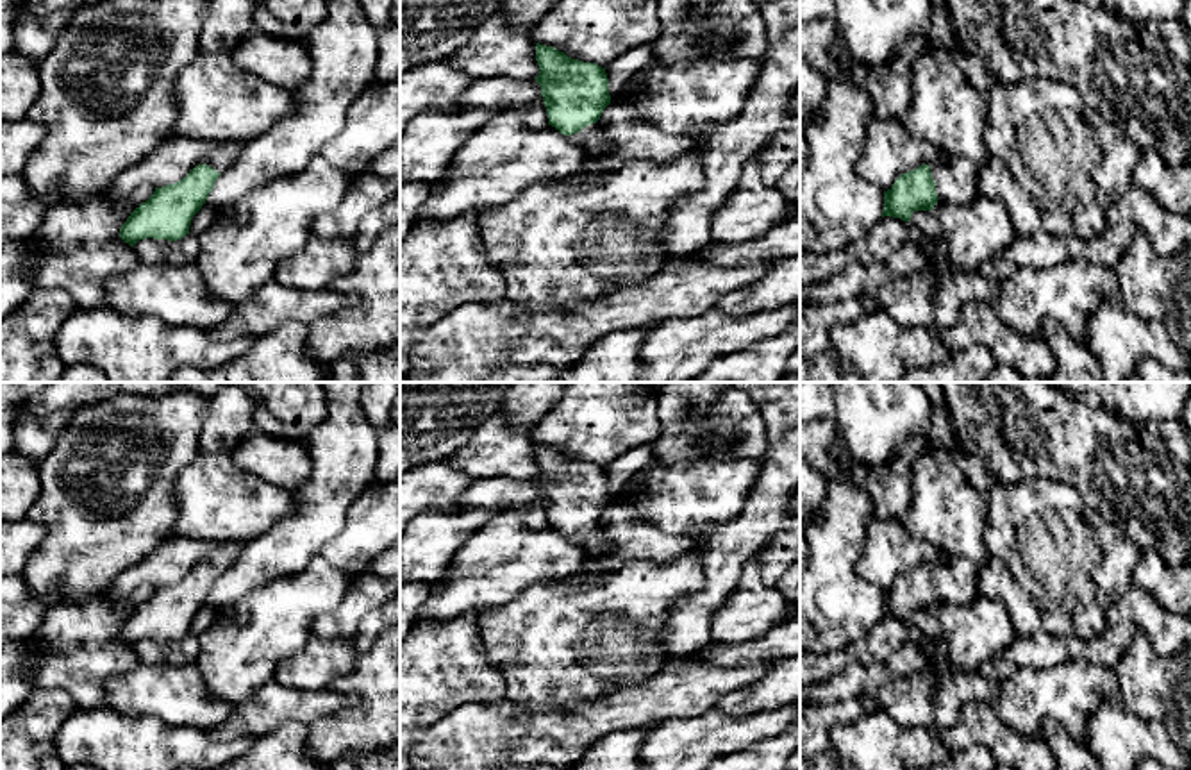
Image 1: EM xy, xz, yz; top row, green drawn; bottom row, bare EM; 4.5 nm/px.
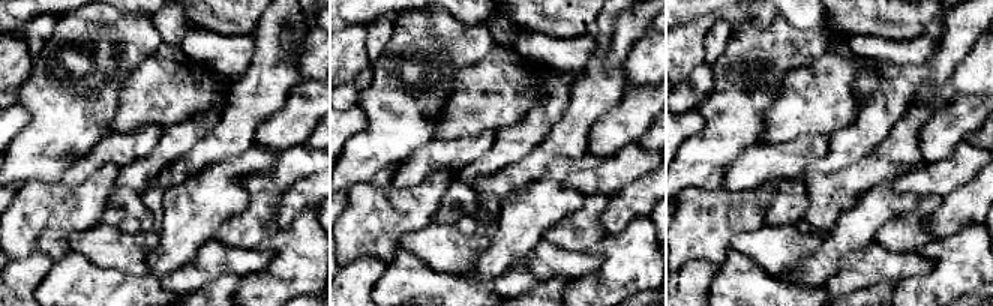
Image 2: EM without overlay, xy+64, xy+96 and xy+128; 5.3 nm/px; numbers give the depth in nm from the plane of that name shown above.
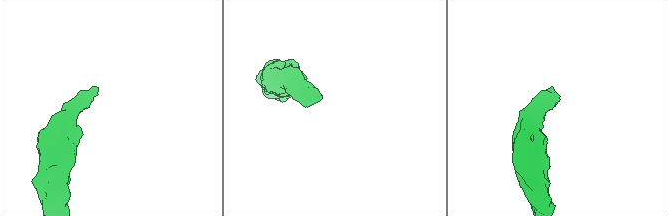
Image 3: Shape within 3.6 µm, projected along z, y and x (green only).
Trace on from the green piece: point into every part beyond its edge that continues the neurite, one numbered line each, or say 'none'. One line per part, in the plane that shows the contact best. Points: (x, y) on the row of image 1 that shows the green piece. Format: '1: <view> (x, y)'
1: yz (956, 179)

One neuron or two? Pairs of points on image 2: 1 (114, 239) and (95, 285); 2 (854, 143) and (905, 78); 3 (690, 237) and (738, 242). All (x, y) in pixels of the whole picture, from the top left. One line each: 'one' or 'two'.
1: two
2: one
3: two

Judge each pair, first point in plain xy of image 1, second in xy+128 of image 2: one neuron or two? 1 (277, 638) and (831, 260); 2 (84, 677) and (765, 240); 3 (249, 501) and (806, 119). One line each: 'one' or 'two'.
1: one
2: two
3: one

